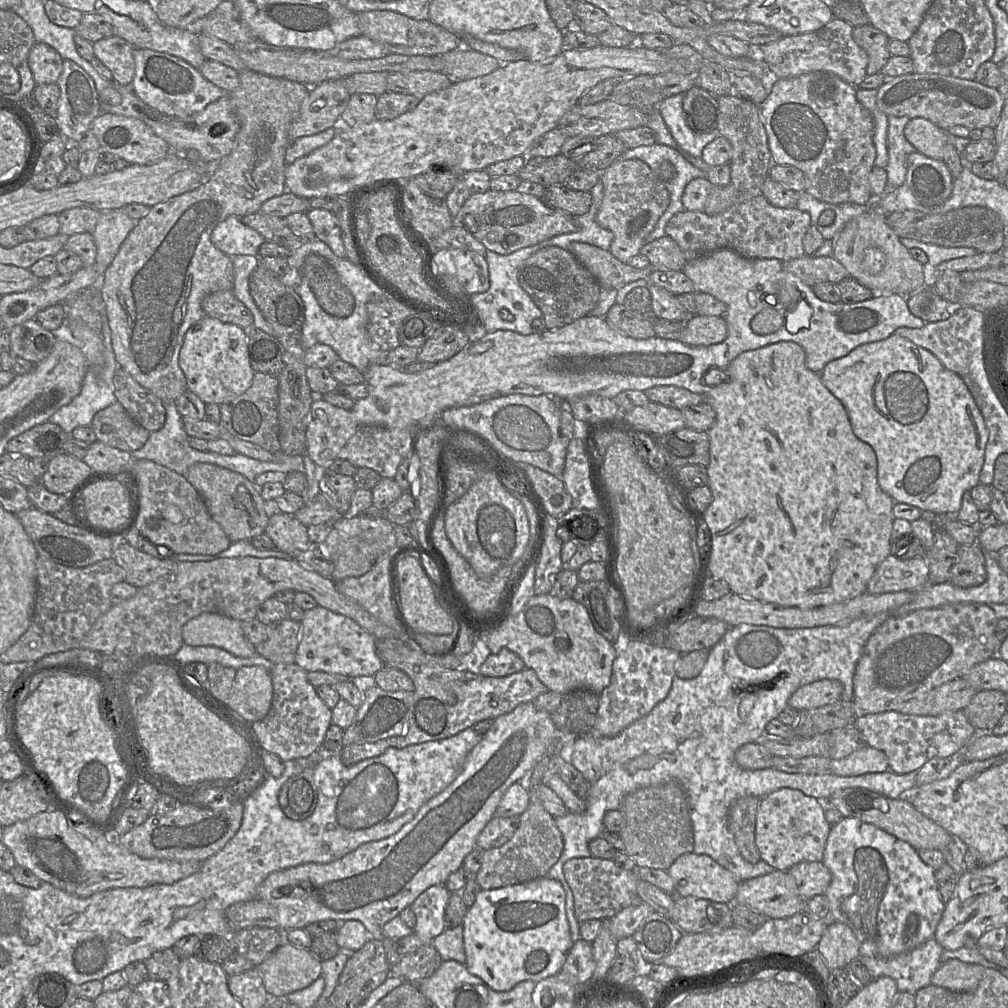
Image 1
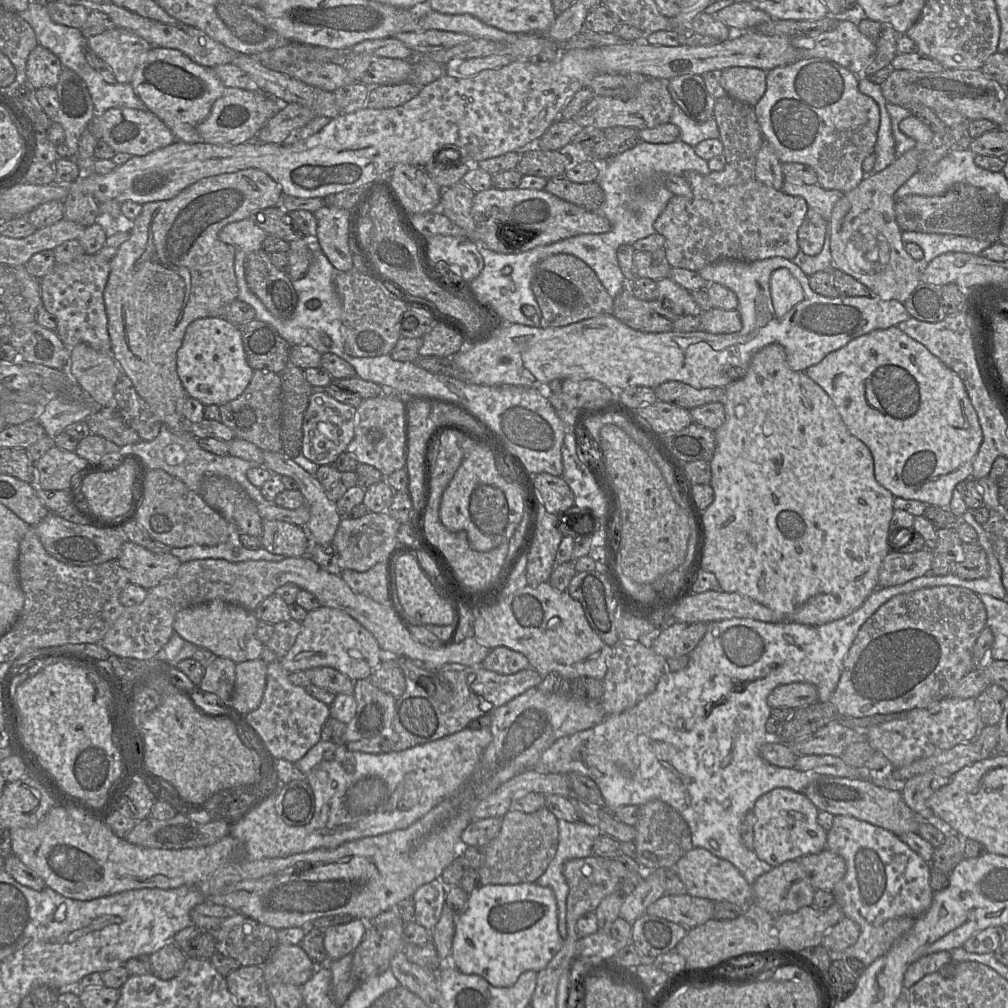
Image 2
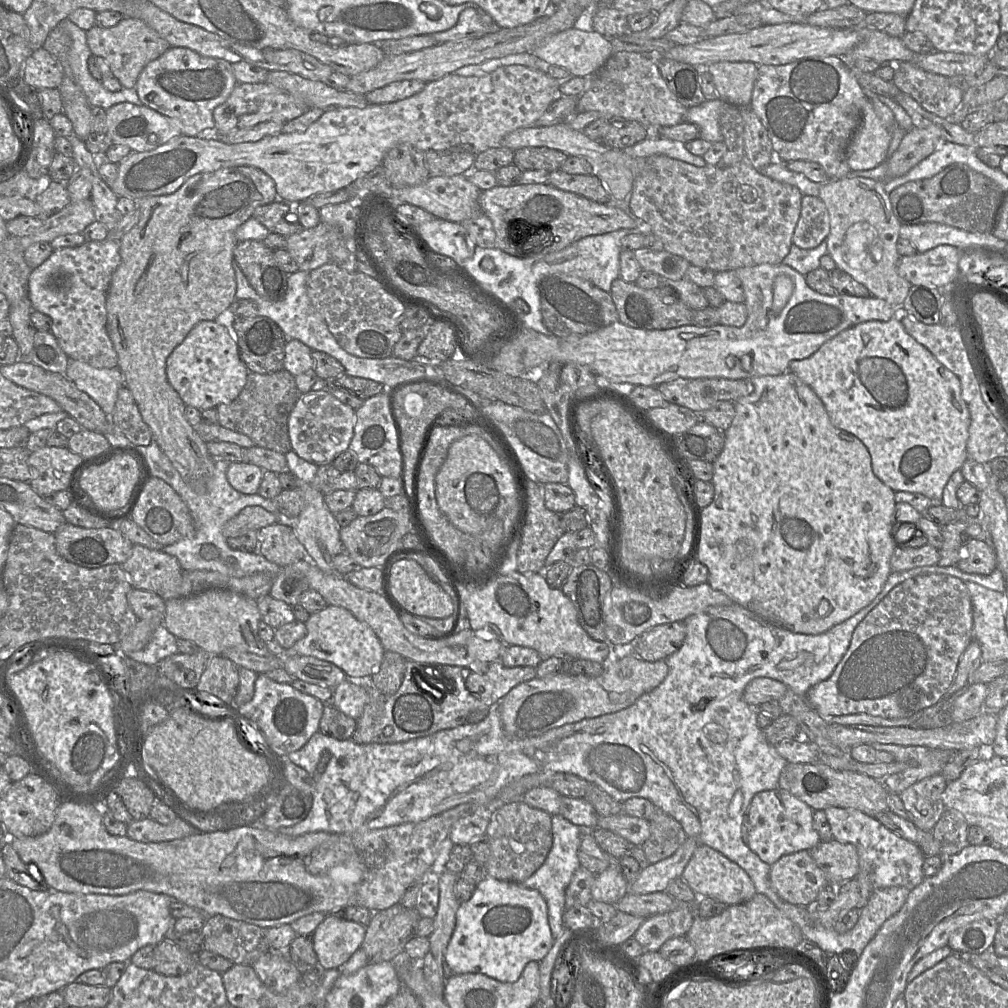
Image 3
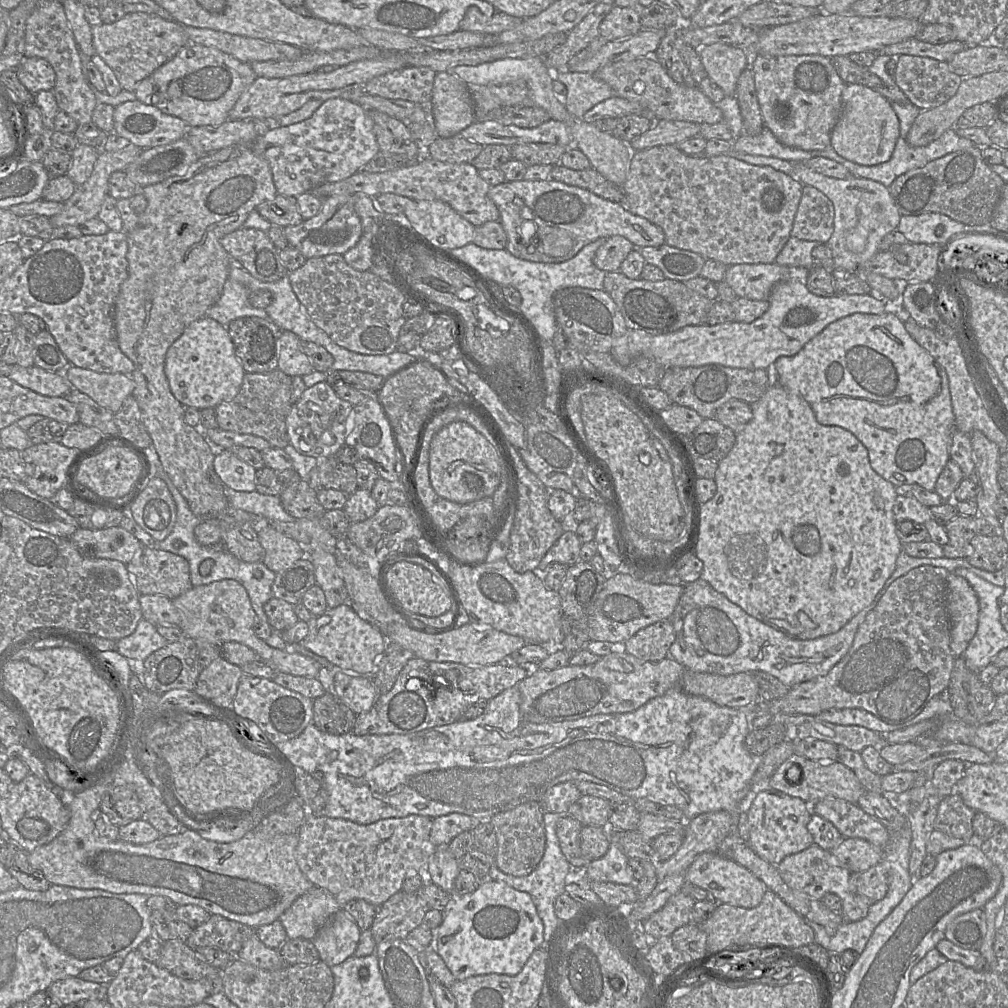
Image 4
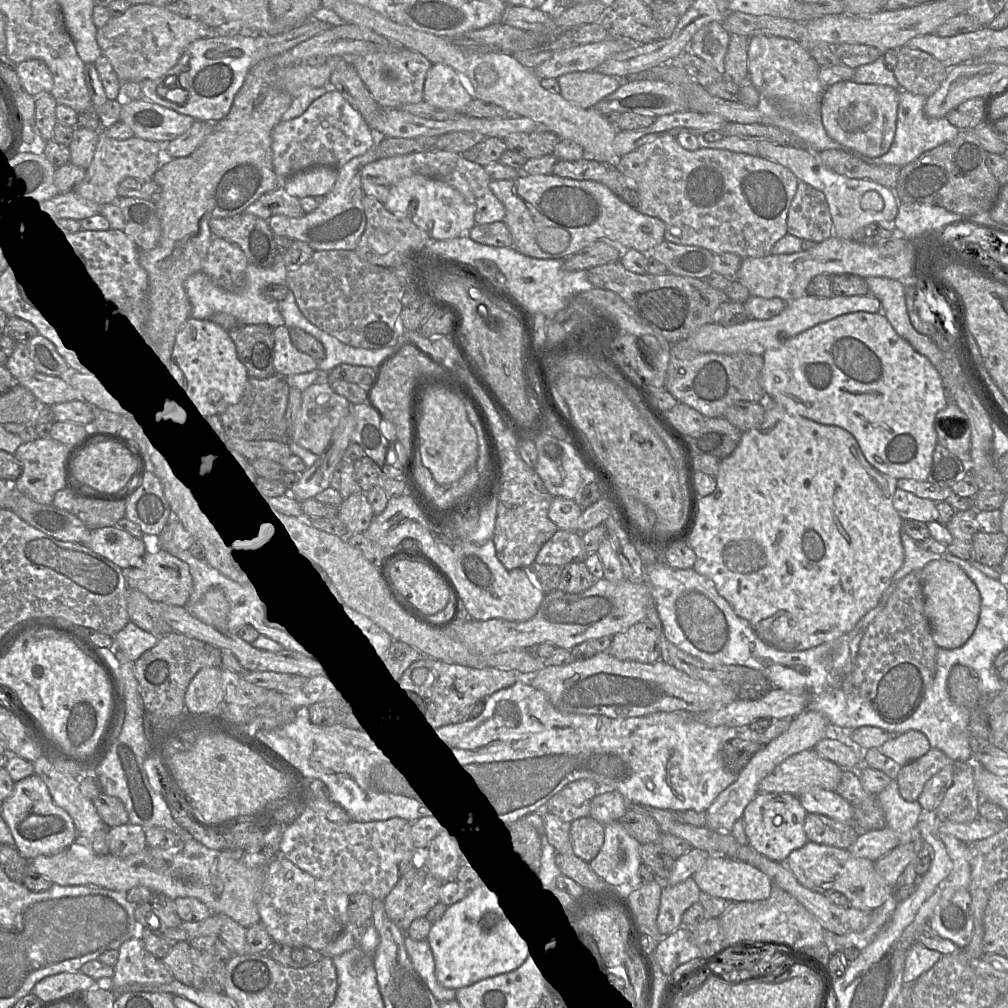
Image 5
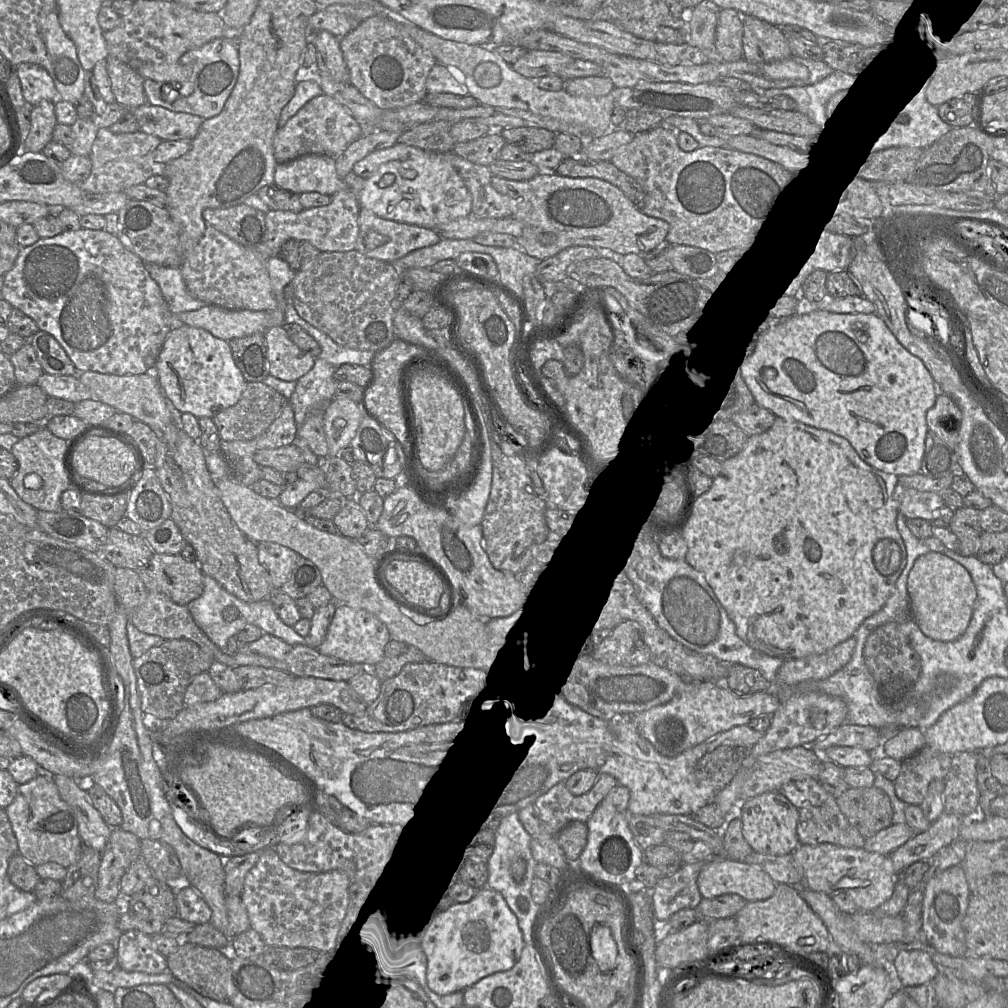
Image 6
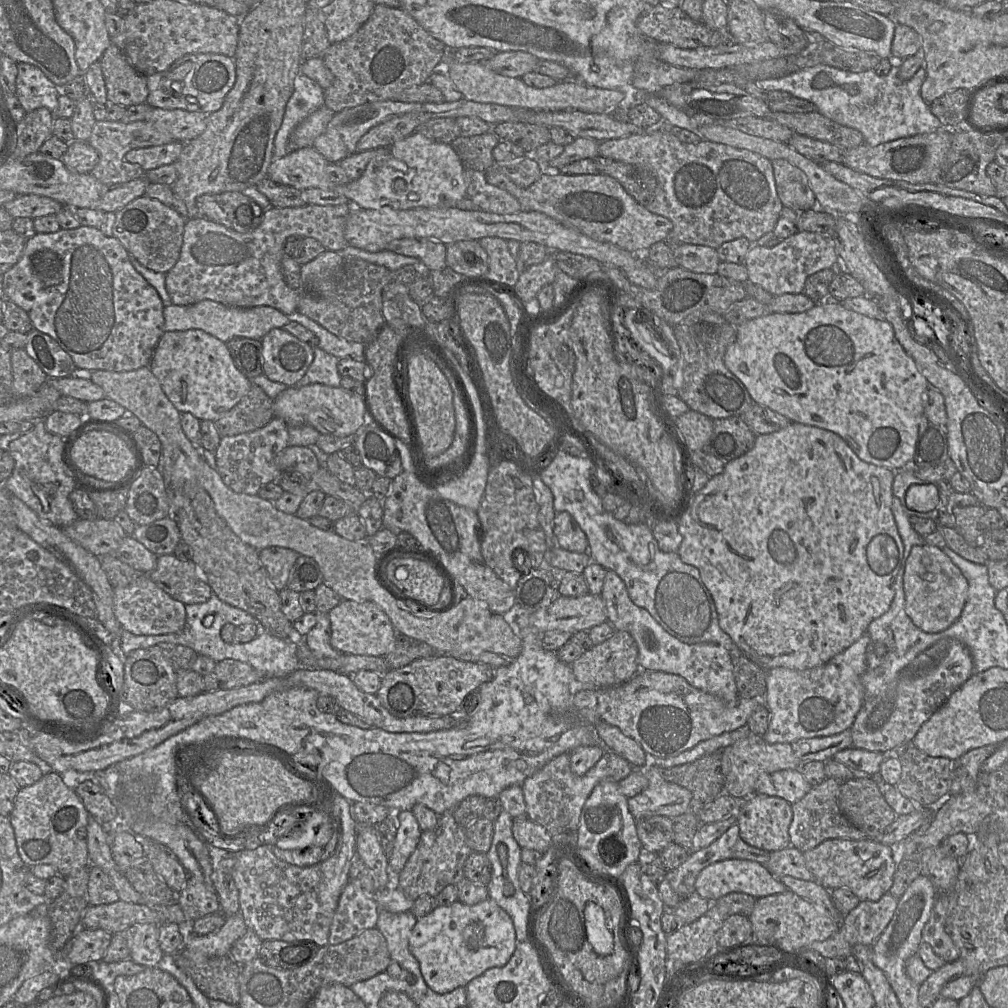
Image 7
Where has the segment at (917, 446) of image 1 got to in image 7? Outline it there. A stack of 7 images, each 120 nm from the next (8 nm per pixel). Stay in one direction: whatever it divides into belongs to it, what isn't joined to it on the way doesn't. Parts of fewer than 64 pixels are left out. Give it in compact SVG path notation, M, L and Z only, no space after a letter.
M830 300L816 303L814 307L801 313L768 312L737 327L736 338L725 351L724 363L728 370L744 384L755 404L768 407L786 416L792 422L815 426L839 435L861 460L890 470L902 469L913 460L919 424L927 402L928 381L896 339L892 325L883 317L870 318L846 309L840 301Z

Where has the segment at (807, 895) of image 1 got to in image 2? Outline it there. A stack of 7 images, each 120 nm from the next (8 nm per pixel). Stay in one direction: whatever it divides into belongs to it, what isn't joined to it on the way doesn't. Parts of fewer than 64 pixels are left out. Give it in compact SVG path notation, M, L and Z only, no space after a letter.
M824 849L797 860L815 890L832 891L846 873L845 860L838 854Z

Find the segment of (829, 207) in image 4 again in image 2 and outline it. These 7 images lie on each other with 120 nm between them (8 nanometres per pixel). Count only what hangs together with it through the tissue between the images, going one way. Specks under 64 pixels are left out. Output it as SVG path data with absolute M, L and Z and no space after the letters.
M808 208L803 223L798 230L798 244L808 256L818 255L824 245L828 222L813 208Z

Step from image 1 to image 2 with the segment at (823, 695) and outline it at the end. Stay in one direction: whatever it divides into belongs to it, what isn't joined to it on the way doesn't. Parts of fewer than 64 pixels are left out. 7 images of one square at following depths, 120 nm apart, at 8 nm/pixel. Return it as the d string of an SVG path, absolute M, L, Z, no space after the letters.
M793 682L774 688L767 701L772 708L786 706L797 709L818 702L818 692L813 684Z

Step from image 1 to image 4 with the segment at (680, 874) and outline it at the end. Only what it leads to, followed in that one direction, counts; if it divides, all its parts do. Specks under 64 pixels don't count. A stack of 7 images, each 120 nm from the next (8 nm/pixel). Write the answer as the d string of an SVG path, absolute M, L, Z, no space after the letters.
M704 852L697 856L686 870L686 881L706 890L717 903L742 908L758 906L767 890L766 885L749 870L717 852Z

